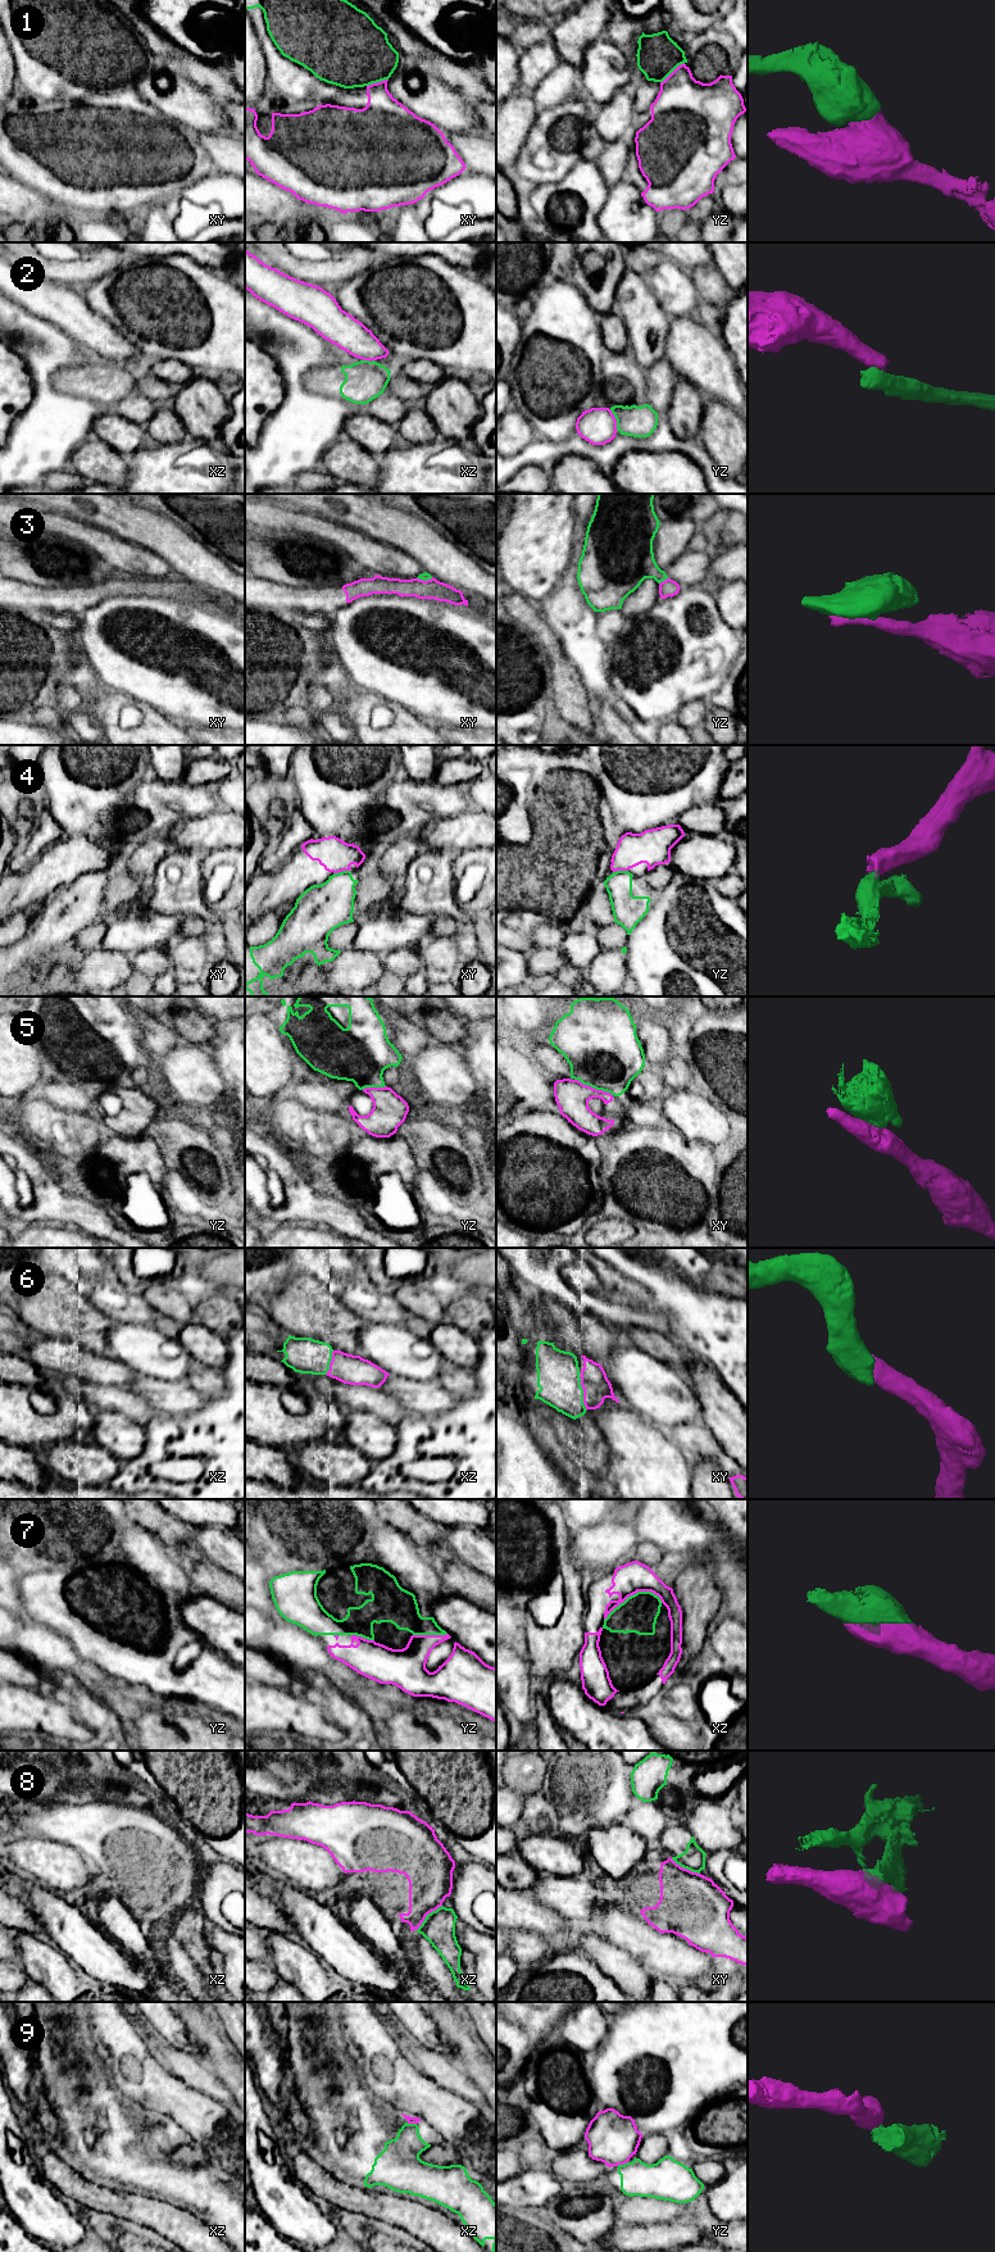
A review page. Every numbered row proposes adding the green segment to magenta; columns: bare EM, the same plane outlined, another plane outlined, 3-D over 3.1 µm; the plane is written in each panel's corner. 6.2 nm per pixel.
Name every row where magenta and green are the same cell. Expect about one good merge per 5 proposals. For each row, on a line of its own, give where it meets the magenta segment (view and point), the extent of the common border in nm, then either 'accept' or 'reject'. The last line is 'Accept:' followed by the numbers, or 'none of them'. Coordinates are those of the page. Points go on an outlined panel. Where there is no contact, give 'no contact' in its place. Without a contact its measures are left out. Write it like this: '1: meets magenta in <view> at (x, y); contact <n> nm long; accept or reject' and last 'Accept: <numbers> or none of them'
1: meets magenta in yz at (673, 71); contact 200 nm long; reject
2: meets magenta in yz at (616, 420); contact 140 nm long; reject
3: meets magenta in yz at (663, 581); contact 70 nm long; reject
4: meets magenta in xy at (341, 871); contact 110 nm long; reject
5: meets magenta in xy at (593, 1088); contact 260 nm long; reject
6: meets magenta in xy at (584, 1393); contact 220 nm long; accept
7: meets magenta in xz at (632, 1594); contact 380 nm long; accept
8: meets magenta in xz at (426, 1915); contact 240 nm long; reject
9: meets magenta in yz at (622, 2164); contact 80 nm long; reject
Accept: 6, 7

